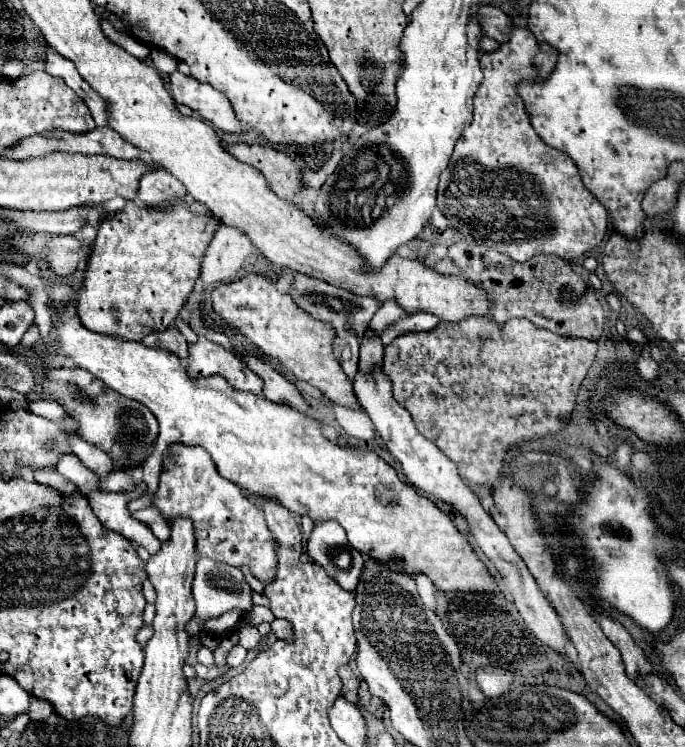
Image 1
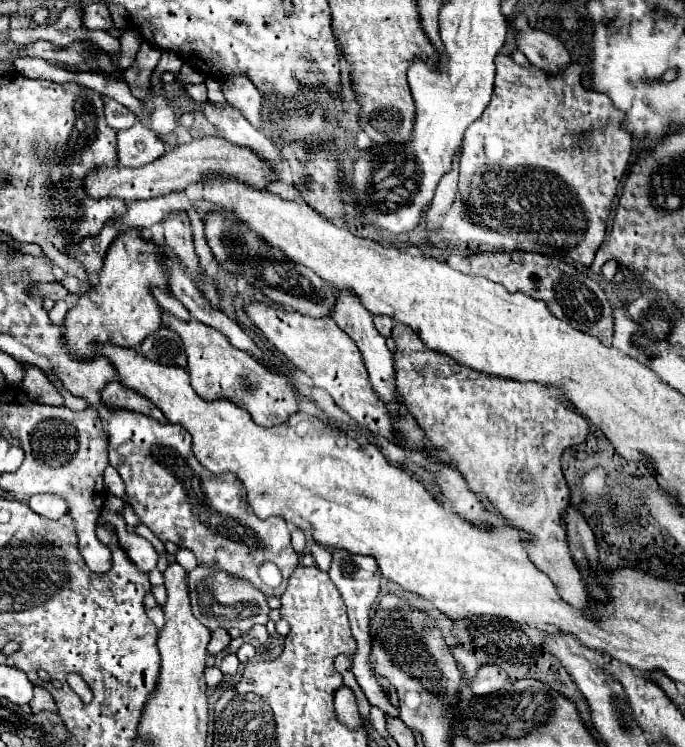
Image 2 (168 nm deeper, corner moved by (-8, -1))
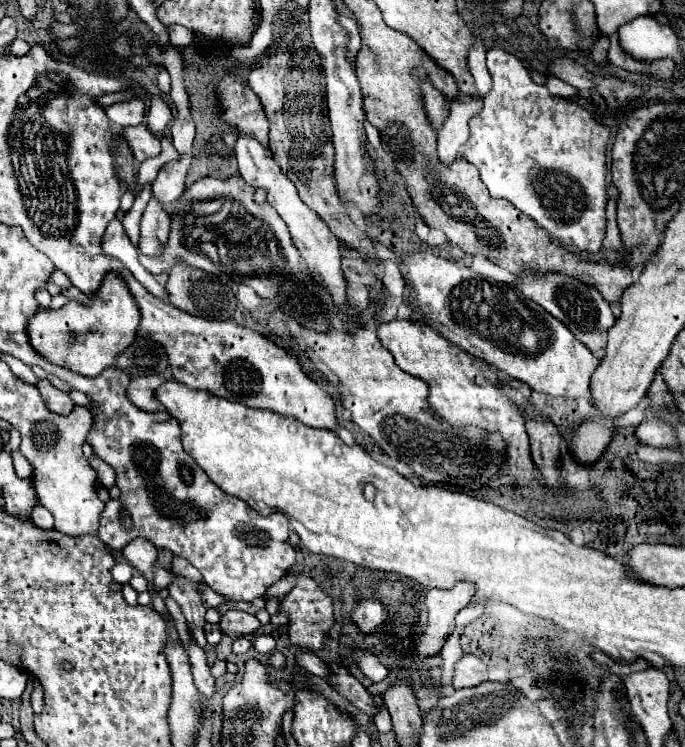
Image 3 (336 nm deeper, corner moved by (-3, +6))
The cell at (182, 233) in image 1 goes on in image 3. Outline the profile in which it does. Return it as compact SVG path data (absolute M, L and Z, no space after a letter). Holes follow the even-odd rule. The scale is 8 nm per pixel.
M109 274L103 286L87 304L71 300L61 310L41 310L27 322L27 334L35 352L41 352L51 364L71 368L81 376L99 376L103 368L115 364L115 358L135 340L139 326L139 308L117 274Z

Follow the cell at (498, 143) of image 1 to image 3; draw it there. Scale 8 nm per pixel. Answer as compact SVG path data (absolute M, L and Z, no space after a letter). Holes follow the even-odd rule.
M491 48L487 52L487 68L493 78L493 88L483 100L481 114L469 120L471 138L463 148L463 156L479 170L481 180L493 198L509 200L561 244L575 246L589 254L599 252L605 238L605 146L609 130L597 116L589 114L575 102L557 98L549 94L547 86L535 84L525 66L513 54Z

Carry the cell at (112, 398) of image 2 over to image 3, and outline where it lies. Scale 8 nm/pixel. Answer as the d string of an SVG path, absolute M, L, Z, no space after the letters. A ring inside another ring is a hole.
M143 376L143 378L133 378L127 390L129 400L145 410L145 412L157 412L161 410L161 402L155 398L155 390L159 388L159 384L165 382L163 376Z

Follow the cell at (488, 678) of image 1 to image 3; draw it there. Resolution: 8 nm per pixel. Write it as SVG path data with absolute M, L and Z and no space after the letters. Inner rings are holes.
M465 654L453 666L453 688L471 688L487 680L487 666L483 660L475 658L473 654Z

